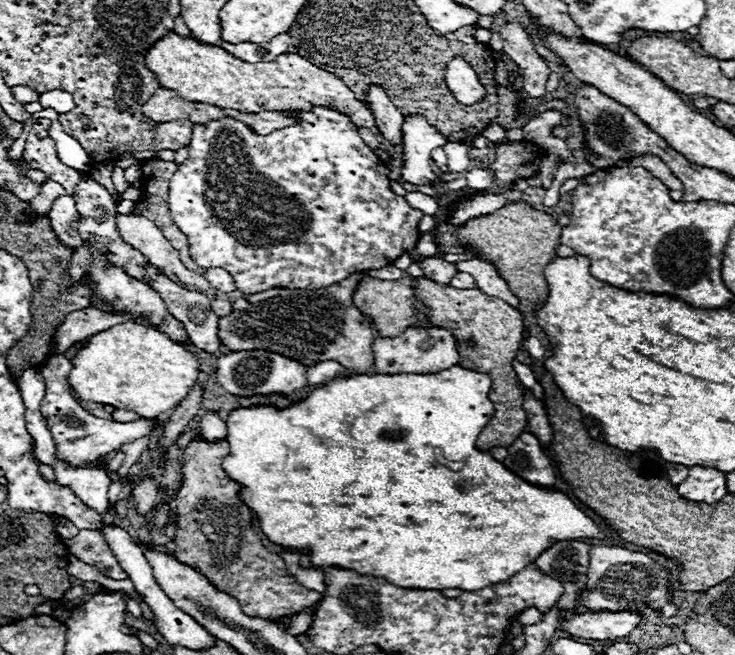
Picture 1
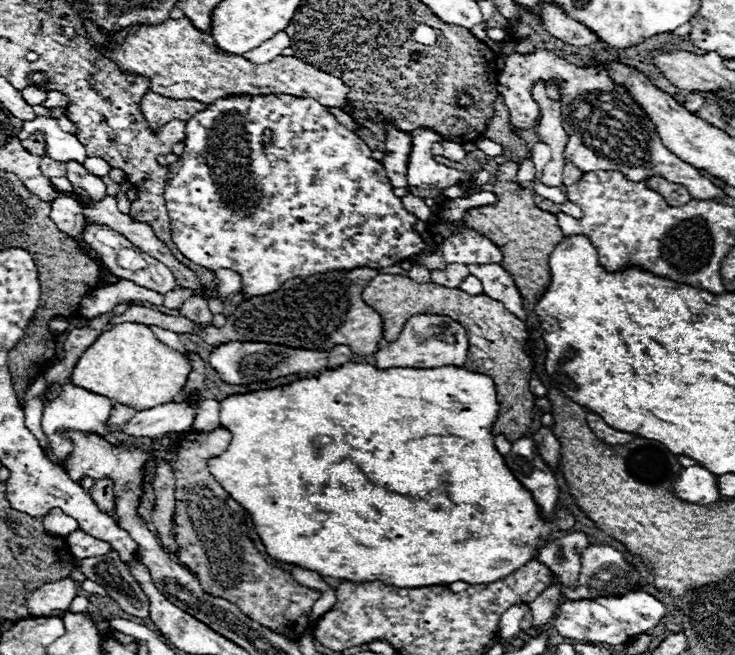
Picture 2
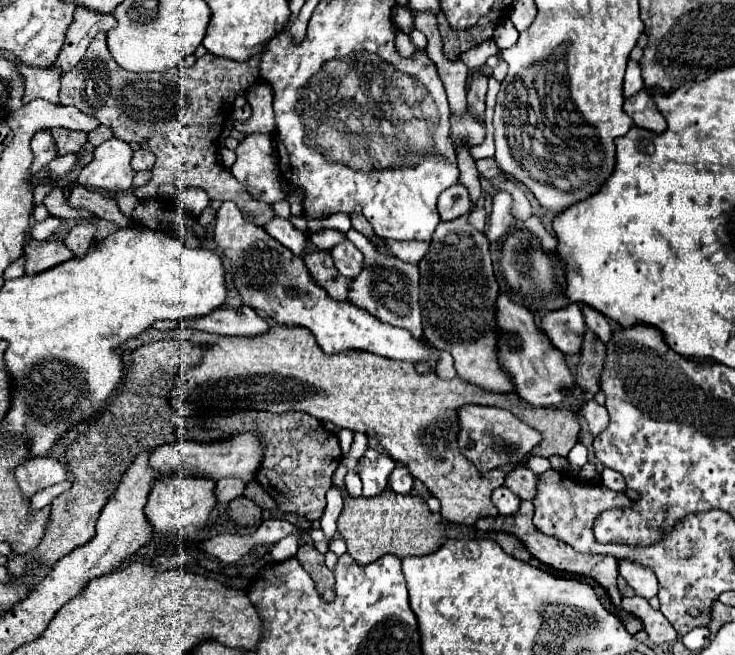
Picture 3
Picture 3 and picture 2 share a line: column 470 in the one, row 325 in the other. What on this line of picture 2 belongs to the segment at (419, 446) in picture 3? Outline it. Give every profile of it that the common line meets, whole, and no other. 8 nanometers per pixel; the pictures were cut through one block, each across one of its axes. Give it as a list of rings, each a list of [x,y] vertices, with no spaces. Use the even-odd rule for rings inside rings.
[[[380,274],[364,288],[362,298],[370,304],[384,320],[384,338],[394,342],[402,332],[406,320],[416,314],[442,314],[458,320],[466,332],[470,346],[480,348],[494,360],[494,384],[498,388],[498,400],[502,404],[500,416],[494,426],[494,434],[502,432],[510,442],[520,440],[532,426],[534,418],[534,402],[536,394],[530,390],[530,372],[534,370],[534,360],[526,352],[528,330],[526,324],[520,322],[512,312],[504,308],[502,302],[492,300],[488,296],[470,296],[458,288],[442,288],[438,284],[416,284],[406,276],[396,274]]]

